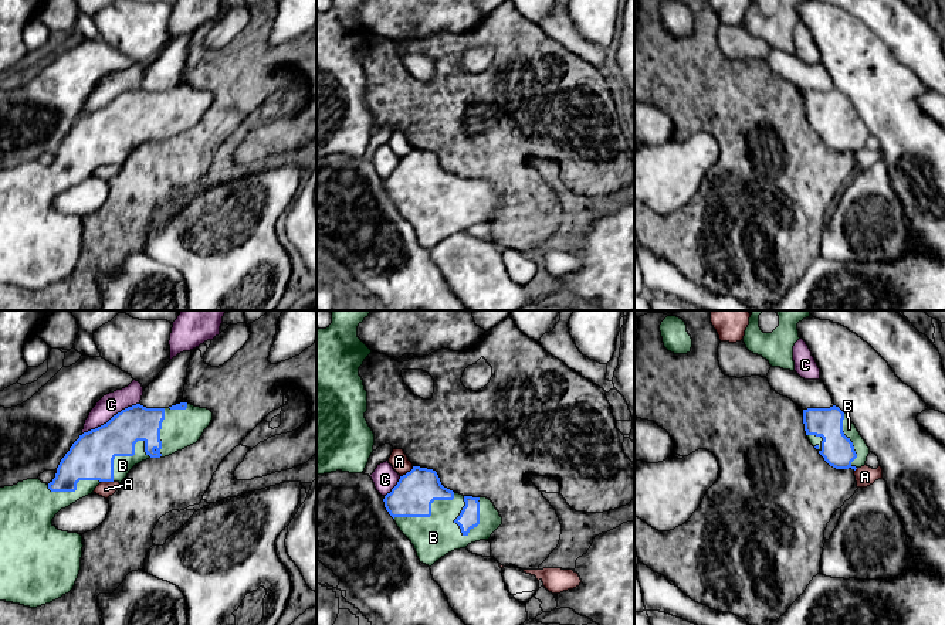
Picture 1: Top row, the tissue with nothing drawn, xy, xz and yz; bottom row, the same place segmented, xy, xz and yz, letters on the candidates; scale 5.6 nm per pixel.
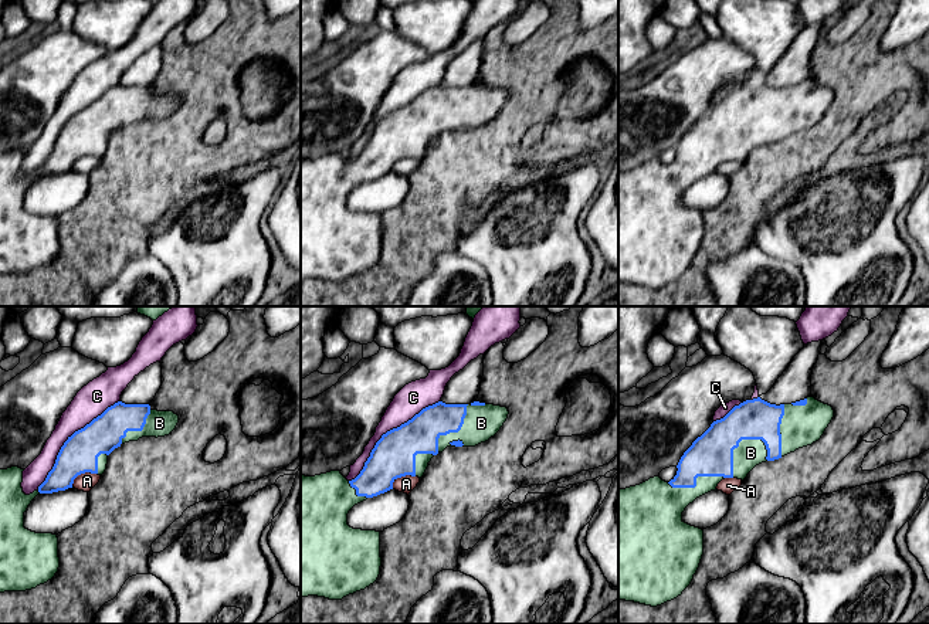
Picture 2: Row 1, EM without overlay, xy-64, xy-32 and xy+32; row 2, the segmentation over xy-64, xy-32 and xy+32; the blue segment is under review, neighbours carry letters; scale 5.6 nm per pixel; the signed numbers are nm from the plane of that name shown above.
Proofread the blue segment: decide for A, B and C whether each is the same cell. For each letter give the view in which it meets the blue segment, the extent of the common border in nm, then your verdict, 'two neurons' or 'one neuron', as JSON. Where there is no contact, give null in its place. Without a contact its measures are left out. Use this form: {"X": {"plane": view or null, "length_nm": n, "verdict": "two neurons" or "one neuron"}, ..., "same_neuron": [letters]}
{"A": {"plane": "xz", "length_nm": 100, "verdict": "two neurons"}, "B": {"plane": "xz", "length_nm": 240, "verdict": "one neuron"}, "C": {"plane": "xy", "length_nm": 360, "verdict": "two neurons"}, "same_neuron": ["B"]}

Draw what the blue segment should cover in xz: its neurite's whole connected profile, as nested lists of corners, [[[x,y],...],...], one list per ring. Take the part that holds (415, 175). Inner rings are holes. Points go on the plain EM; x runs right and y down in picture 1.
[[[420,149],[400,159],[383,184],[429,249],[454,232],[488,223],[502,207],[490,181],[455,176],[441,167],[436,153]]]

